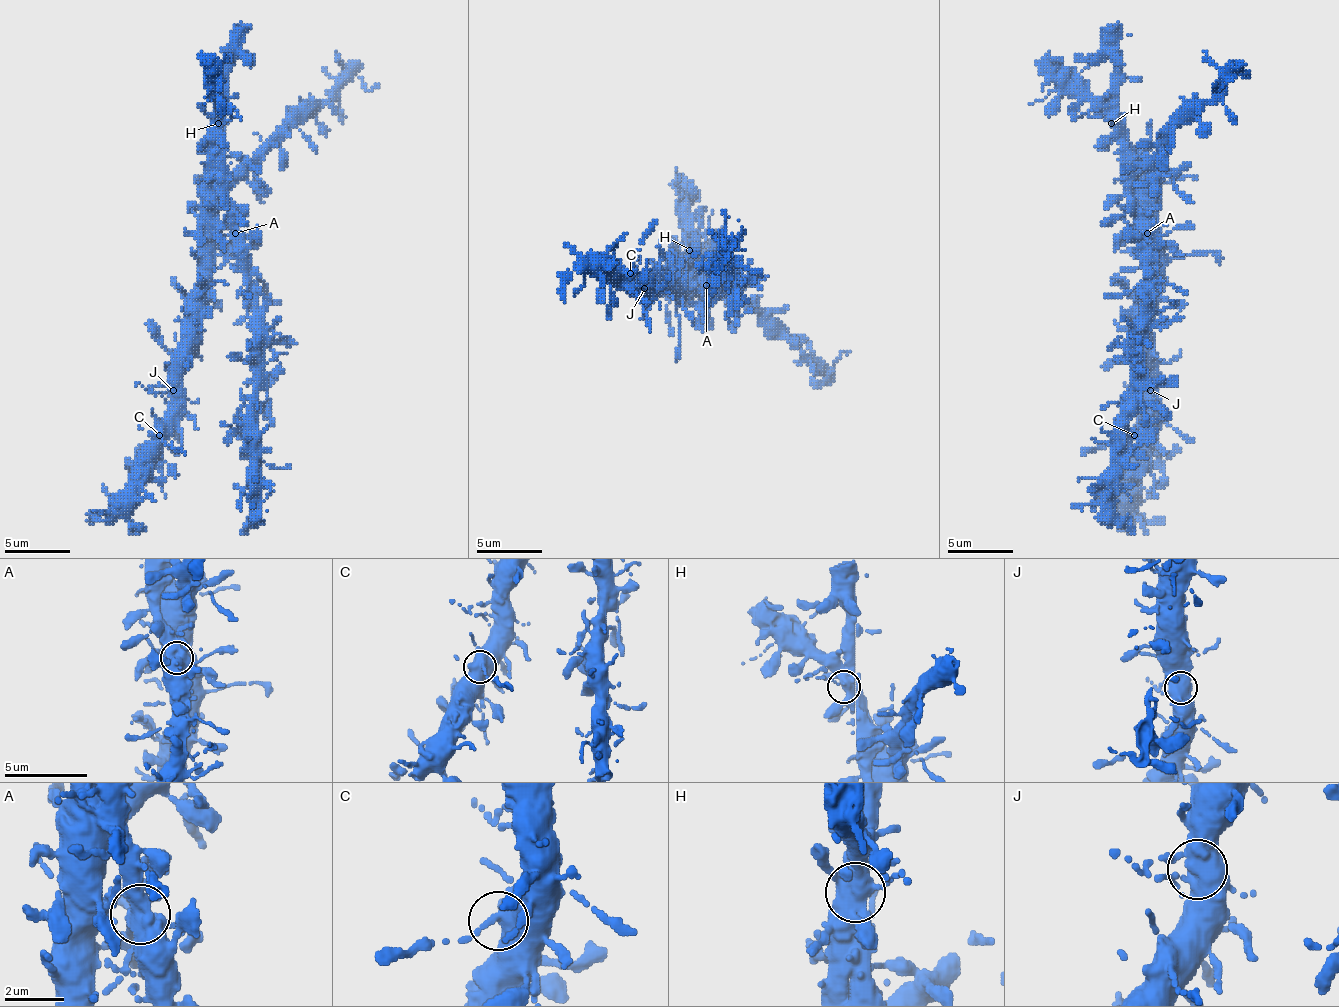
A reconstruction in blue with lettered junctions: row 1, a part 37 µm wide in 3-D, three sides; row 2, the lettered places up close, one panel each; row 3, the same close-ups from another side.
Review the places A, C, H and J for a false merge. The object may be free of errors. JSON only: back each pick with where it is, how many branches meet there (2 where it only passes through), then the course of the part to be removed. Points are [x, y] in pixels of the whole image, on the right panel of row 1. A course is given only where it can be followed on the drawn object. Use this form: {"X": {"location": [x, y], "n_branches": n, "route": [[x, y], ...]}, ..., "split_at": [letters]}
{"A": {"location": [1147, 233], "n_branches": 6, "route": [[1147, 232], [1138, 399], [1121, 429], [1115, 517], [1131, 534]]}, "split_at": ["A"]}

